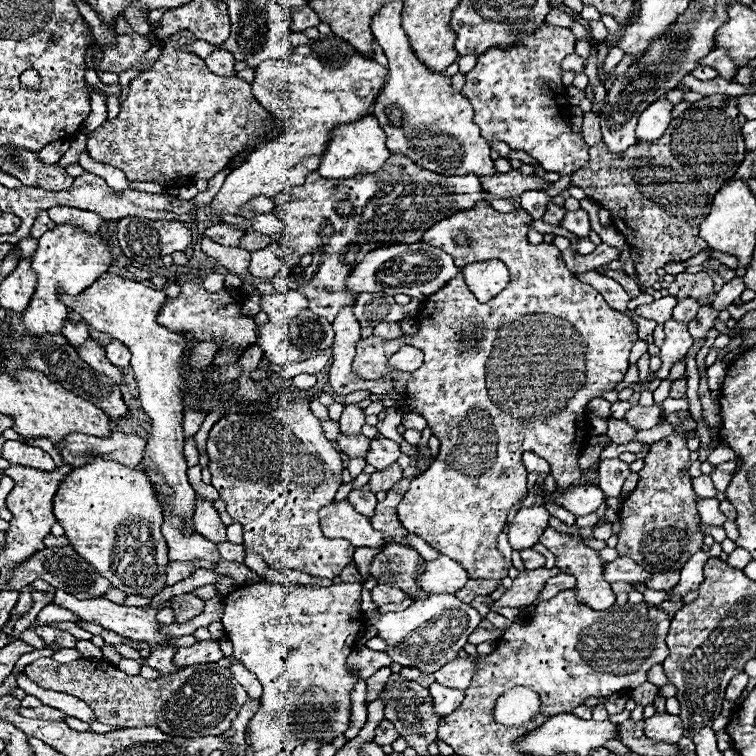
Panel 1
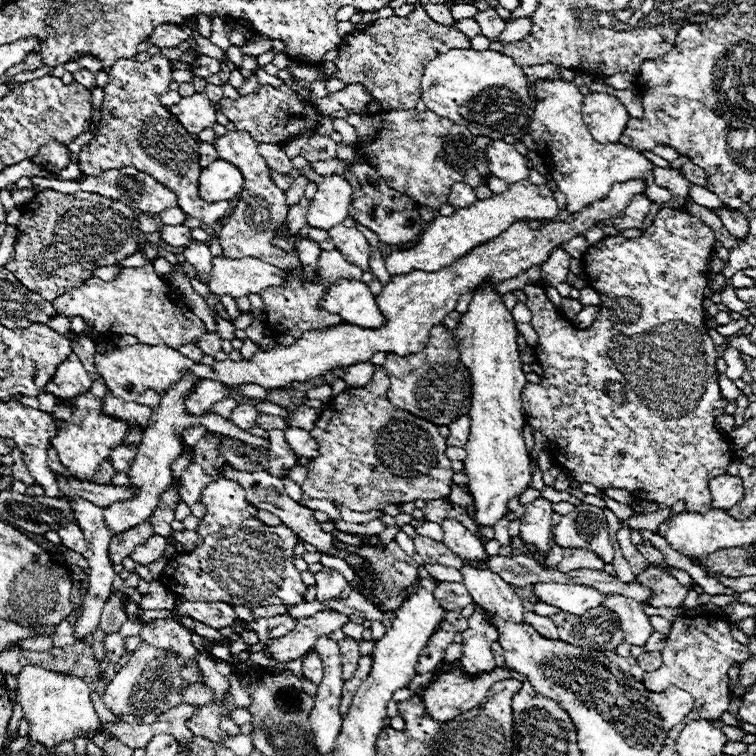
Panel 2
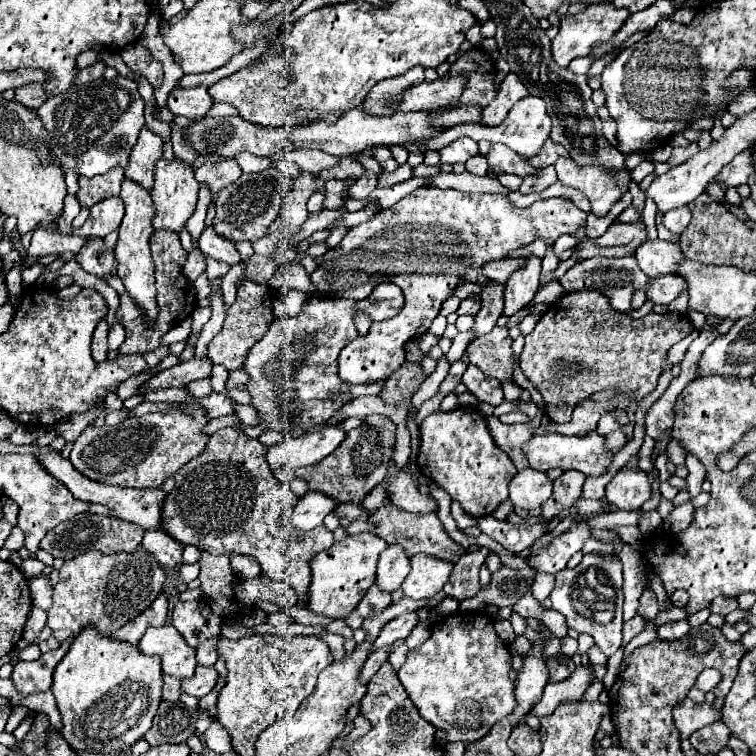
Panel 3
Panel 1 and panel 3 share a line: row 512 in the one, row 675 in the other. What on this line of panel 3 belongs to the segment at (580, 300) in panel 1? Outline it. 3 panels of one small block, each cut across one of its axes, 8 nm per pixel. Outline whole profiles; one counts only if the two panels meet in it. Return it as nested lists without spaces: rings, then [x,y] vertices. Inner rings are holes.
[[[460,618],[460,626],[448,626],[448,622],[440,620],[432,626],[432,636],[420,646],[408,652],[404,666],[398,670],[398,678],[406,688],[408,698],[418,708],[420,716],[430,722],[434,728],[442,728],[448,734],[450,742],[472,744],[488,734],[496,720],[504,718],[516,706],[516,698],[512,696],[512,684],[508,672],[512,668],[512,658],[508,654],[508,646],[494,632],[492,620],[472,620]]]

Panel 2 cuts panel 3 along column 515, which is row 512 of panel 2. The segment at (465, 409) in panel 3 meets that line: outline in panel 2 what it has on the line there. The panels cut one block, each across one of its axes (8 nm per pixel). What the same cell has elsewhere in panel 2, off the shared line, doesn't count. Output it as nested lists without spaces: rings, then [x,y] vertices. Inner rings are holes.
[[[452,484],[450,486],[450,494],[448,494],[448,498],[442,498],[444,502],[450,502],[450,504],[458,504],[458,506],[462,506],[464,510],[466,510],[466,514],[474,520],[476,518],[476,508],[474,508],[474,496],[470,494],[470,490],[468,490],[468,486],[456,486],[456,484]]]

